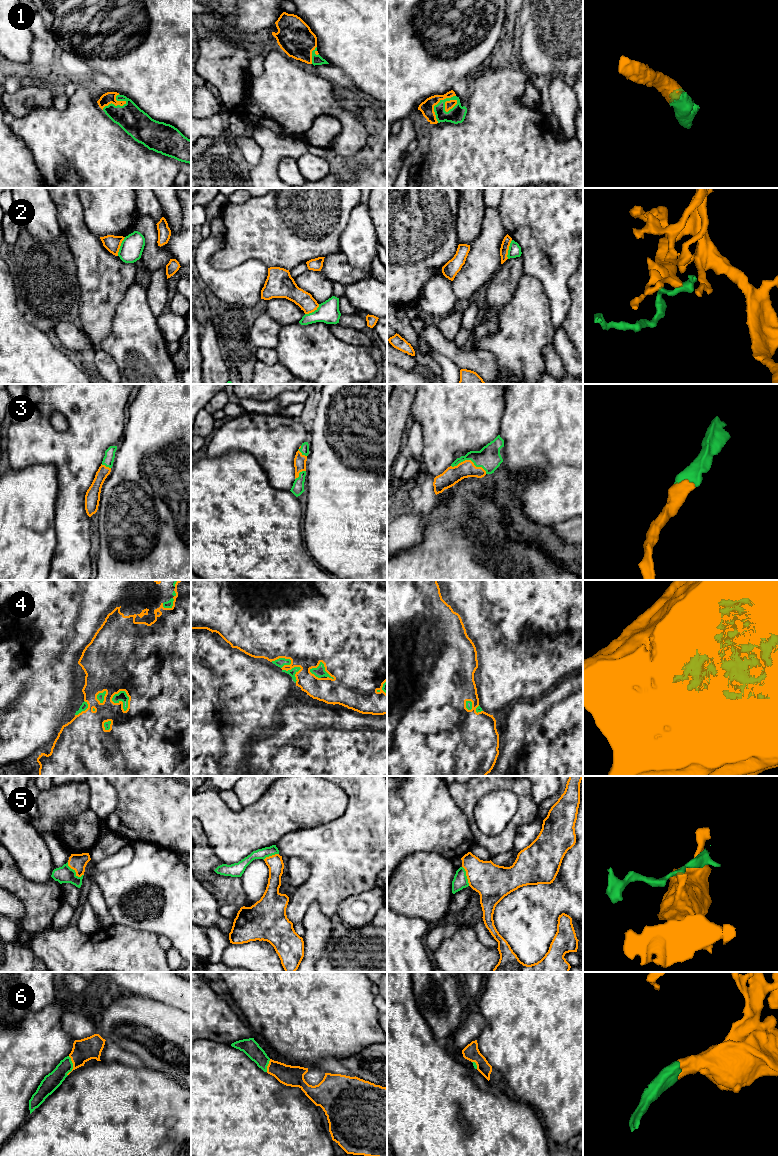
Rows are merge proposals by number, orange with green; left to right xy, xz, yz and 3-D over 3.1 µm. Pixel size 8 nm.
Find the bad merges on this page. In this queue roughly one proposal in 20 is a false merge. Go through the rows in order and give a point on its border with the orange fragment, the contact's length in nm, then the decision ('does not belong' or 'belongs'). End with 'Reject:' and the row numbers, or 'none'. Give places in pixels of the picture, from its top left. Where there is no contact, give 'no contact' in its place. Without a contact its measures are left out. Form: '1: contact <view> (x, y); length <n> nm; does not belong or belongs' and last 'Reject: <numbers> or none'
1: contact yz (436, 104); length 260 nm; belongs
2: contact xy (120, 245); length 170 nm; does not belong
3: contact yz (469, 460); length 300 nm; belongs
4: contact xz (282, 669); length 260 nm; belongs
5: contact xy (75, 871); length 170 nm; does not belong
6: contact xy (73, 1066); length 160 nm; belongs
Reject: 2, 5

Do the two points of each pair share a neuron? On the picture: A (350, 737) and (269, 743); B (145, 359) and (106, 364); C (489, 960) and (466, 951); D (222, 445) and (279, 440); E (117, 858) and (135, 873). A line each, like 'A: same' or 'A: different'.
A: same
B: different
C: same
D: same
E: different

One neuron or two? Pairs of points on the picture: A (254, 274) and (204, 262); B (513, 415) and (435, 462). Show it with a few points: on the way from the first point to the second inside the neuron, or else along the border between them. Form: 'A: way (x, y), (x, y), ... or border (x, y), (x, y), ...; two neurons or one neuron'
A: way (241, 276), (215, 275); one neuron
B: border (505, 400), (498, 434); two neurons

